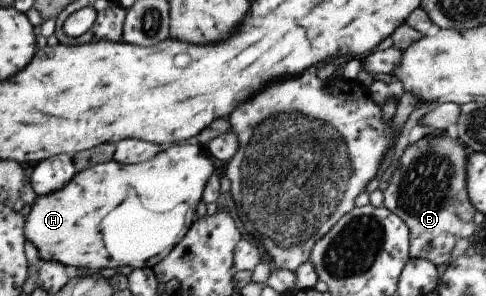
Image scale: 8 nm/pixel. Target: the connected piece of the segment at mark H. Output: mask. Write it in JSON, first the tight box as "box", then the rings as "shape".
{"box":[24,141,216,275],"shape":[[[188,141],[184,144],[171,145],[169,149],[160,151],[154,159],[144,161],[144,163],[137,164],[121,164],[112,159],[109,162],[104,162],[84,171],[77,172],[77,174],[69,181],[60,191],[50,193],[48,196],[36,197],[36,201],[32,203],[30,212],[25,216],[24,221],[24,235],[38,251],[38,257],[41,261],[55,261],[70,267],[71,269],[86,268],[91,275],[97,275],[98,271],[108,268],[116,267],[133,267],[135,269],[153,268],[159,260],[168,257],[168,253],[174,249],[174,246],[186,235],[186,232],[196,219],[196,207],[202,199],[204,188],[208,183],[208,179],[216,173],[214,167],[213,157],[205,146],[198,141]]]}

